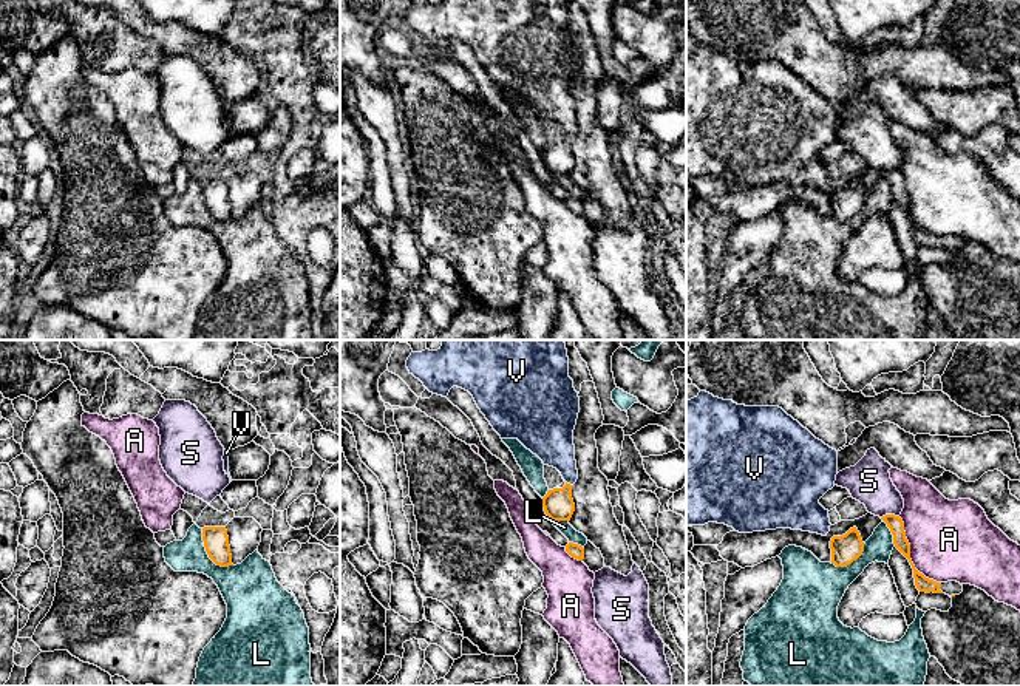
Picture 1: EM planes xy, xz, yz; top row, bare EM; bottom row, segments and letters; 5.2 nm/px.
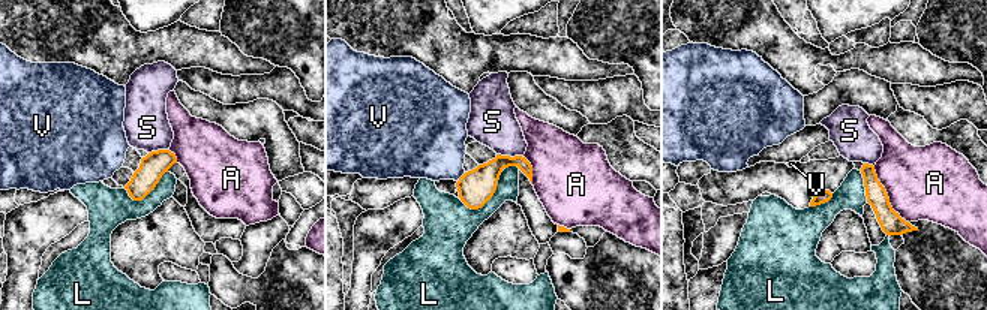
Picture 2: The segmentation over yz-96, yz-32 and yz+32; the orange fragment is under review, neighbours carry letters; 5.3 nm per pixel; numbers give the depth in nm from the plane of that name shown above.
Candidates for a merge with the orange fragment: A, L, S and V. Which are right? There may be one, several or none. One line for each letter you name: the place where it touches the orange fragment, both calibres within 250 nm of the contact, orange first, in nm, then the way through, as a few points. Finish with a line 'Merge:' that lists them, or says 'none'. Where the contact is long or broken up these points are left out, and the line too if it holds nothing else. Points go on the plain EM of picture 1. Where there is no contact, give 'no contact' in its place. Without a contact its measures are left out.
V: contact xz (569, 138); calibres 160 and 220 nm; way xz (558, 158), (569, 138), (567, 121), (552, 93)
Merge: V

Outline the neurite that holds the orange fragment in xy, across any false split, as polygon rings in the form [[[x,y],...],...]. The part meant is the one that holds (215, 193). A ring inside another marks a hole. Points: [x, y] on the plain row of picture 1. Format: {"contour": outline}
{"contour": [[[204,181],[202,195],[209,212],[216,219],[221,221],[233,219],[226,181]]]}

